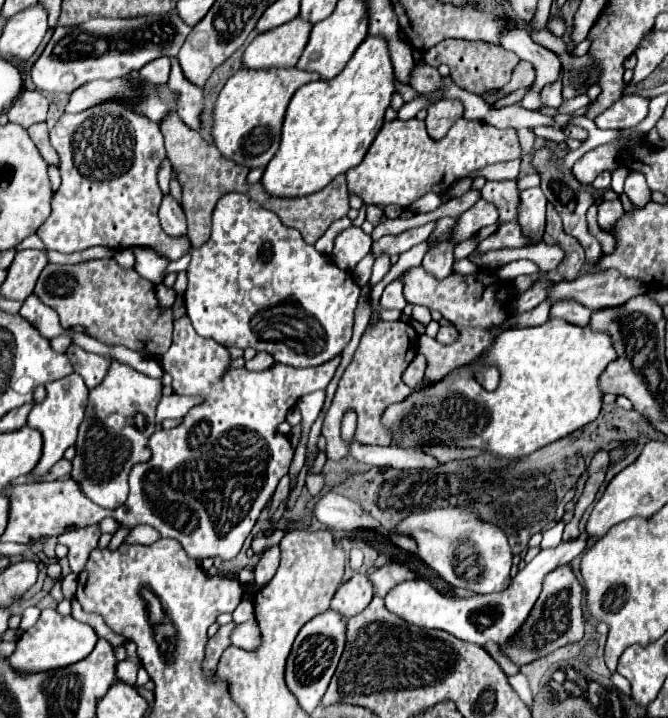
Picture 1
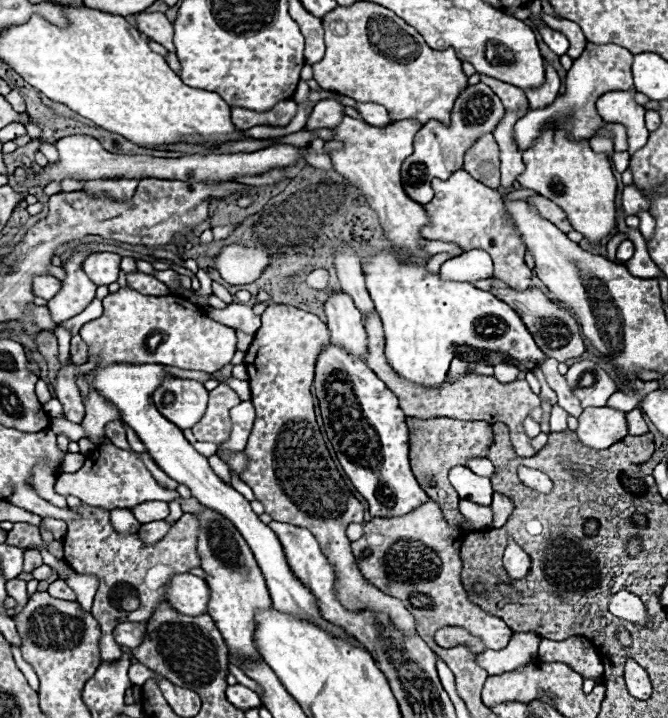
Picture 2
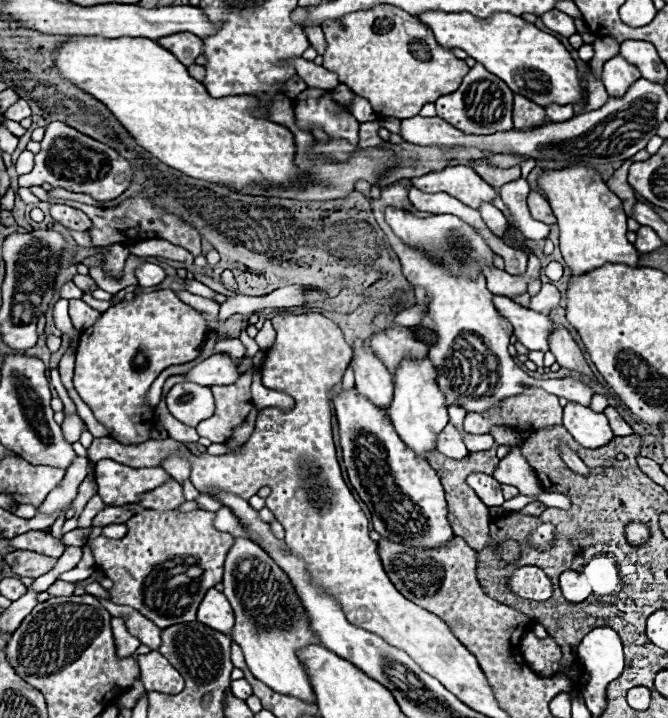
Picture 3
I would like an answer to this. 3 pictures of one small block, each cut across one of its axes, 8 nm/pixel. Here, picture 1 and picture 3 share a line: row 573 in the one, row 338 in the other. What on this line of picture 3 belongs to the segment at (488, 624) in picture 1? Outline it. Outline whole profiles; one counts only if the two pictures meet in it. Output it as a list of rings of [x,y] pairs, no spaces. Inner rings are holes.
[[[494,296],[496,310],[508,318],[514,326],[514,334],[528,350],[548,352],[548,336],[552,332],[552,320],[544,314],[528,310],[506,296]]]

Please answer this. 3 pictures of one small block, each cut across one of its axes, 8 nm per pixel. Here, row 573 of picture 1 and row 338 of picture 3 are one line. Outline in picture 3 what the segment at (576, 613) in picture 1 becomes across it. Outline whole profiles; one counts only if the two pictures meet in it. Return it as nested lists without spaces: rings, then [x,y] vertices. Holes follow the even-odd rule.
[[[554,324],[554,332],[550,334],[550,352],[556,356],[556,362],[562,368],[586,374],[590,380],[596,382],[596,376],[592,374],[590,366],[586,364],[582,350],[578,348],[578,344],[570,336],[570,332],[560,324]]]

